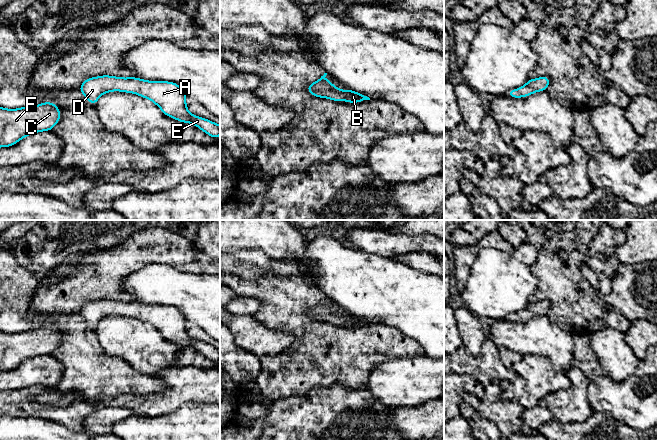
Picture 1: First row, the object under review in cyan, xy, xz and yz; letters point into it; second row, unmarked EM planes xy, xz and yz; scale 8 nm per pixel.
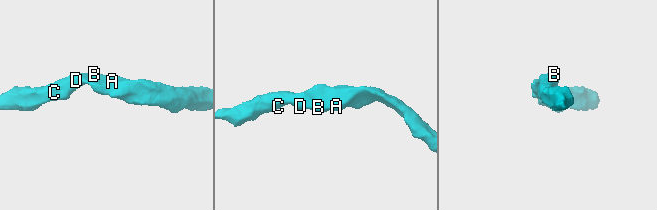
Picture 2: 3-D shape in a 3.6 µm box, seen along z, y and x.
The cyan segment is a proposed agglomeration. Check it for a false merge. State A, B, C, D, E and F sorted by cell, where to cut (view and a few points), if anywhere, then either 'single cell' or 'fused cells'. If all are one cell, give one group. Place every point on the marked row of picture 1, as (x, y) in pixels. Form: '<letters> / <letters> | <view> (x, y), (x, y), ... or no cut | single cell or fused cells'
A B C D E F | no cut | single cell

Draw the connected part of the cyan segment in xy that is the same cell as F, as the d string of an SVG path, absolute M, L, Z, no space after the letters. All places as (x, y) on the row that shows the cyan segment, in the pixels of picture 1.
M52 102L18 109L0 107L0 147L13 146L30 134L51 131L60 114Z

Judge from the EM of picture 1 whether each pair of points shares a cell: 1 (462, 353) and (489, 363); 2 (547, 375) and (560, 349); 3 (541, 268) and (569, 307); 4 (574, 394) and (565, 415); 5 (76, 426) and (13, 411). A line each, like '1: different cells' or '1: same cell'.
1: same cell
2: different cells
3: same cell
4: same cell
5: same cell

